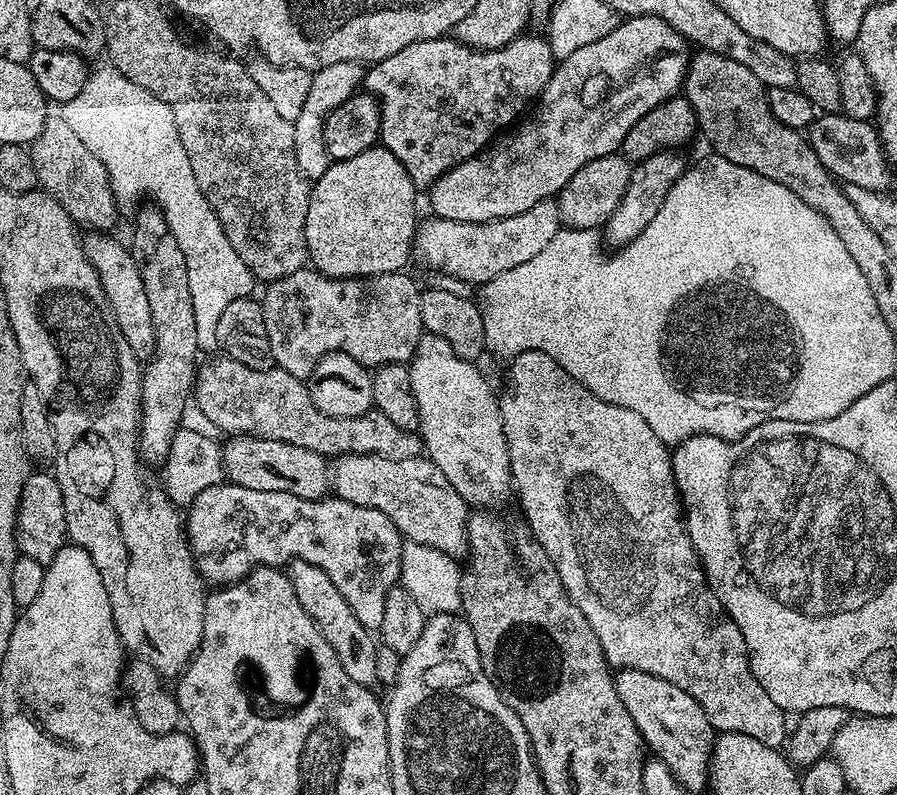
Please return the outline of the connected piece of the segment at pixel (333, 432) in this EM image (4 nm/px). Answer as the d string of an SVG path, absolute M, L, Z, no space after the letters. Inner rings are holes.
M223 354L217 355L209 364L201 363L199 365L196 382L194 385L194 404L200 407L200 412L213 424L216 428L221 428L222 431L228 432L224 434L231 434L232 436L257 436L258 438L266 438L274 442L288 442L290 446L306 446L306 450L314 450L318 454L322 454L326 458L335 458L338 456L345 456L346 454L378 454L382 458L390 458L391 460L405 460L406 458L414 458L421 455L422 441L416 432L407 432L402 430L402 426L397 426L396 423L390 422L390 418L386 418L386 414L378 411L363 412L360 416L354 418L338 418L337 416L327 416L322 414L322 410L318 410L318 406L314 406L314 402L308 393L308 385L305 381L294 378L294 374L286 374L286 370L277 368L275 366L265 366L262 368L251 368L242 362L232 360Z

